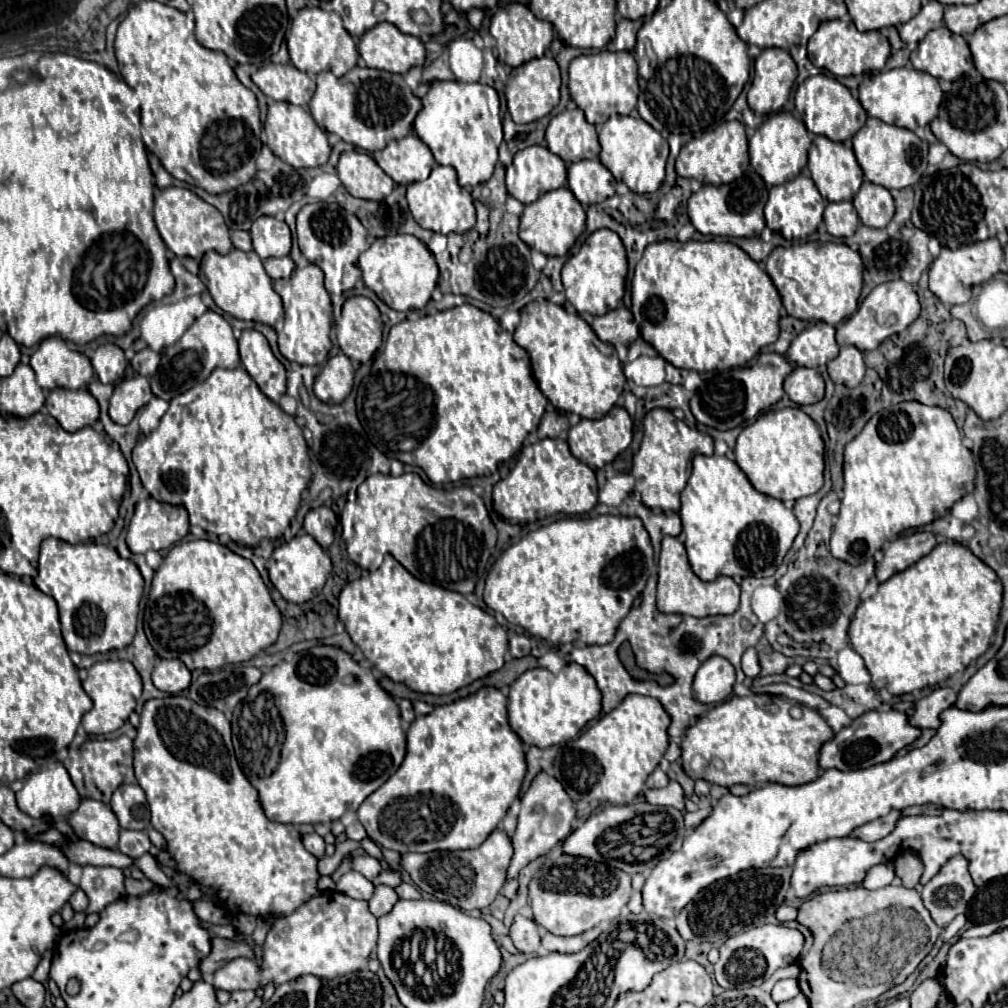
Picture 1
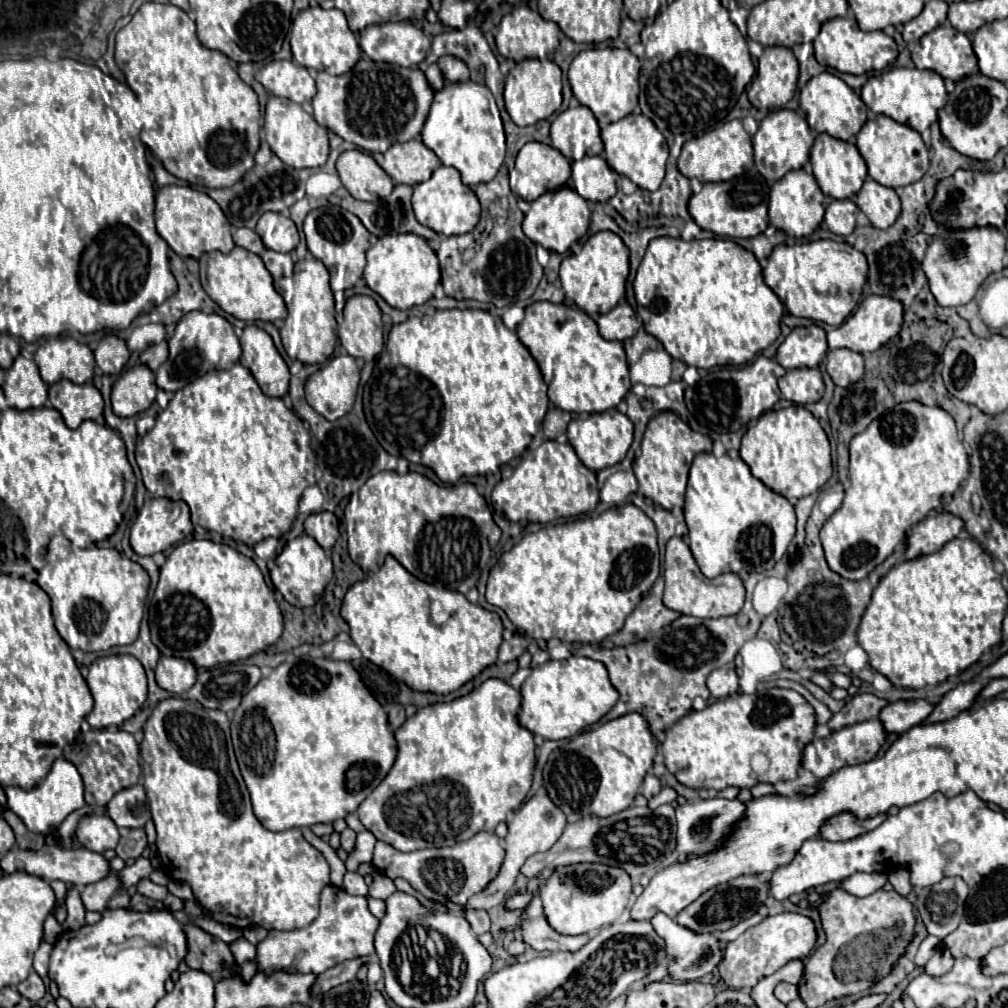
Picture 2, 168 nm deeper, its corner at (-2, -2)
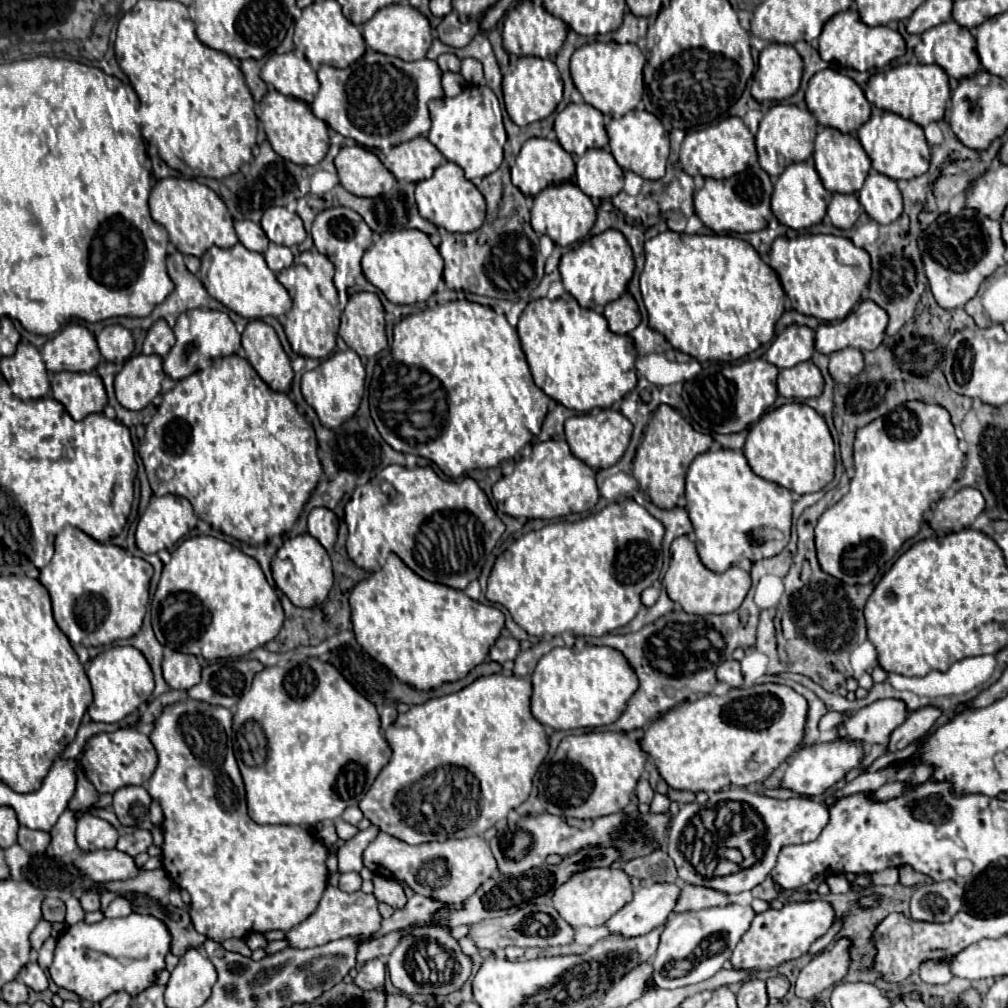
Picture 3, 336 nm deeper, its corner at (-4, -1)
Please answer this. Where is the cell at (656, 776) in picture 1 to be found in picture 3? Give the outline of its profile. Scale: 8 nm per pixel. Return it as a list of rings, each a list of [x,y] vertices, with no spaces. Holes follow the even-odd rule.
[[[641,779],[639,785],[637,785],[637,797],[639,797],[639,801],[641,801],[641,803],[651,803],[653,795],[655,795],[655,791],[653,791],[653,787],[649,785],[649,781],[647,781],[647,779]]]

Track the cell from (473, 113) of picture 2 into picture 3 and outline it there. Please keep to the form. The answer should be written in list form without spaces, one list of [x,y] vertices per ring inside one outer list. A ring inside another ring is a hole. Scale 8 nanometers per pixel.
[[[467,85],[457,97],[443,97],[429,103],[431,113],[431,131],[427,139],[445,155],[445,159],[457,163],[467,179],[477,179],[491,175],[499,169],[503,161],[503,147],[497,143],[493,135],[495,127],[495,113],[491,107],[491,93],[489,87],[483,85]]]

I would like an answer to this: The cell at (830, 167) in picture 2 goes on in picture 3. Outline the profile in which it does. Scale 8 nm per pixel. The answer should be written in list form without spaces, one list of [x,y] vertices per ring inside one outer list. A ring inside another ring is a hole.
[[[823,127],[815,139],[815,169],[823,181],[823,187],[831,193],[857,193],[863,187],[863,181],[871,169],[871,161],[857,139],[851,135],[839,133],[837,129]]]

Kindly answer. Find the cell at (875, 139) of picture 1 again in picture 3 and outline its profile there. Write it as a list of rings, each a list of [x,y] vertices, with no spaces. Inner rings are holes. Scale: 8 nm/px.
[[[877,111],[857,131],[857,135],[859,135],[859,141],[865,149],[865,153],[871,159],[873,169],[879,171],[881,175],[887,175],[887,177],[899,181],[899,179],[913,179],[913,177],[927,173],[929,159],[931,159],[929,145],[925,141],[923,129],[919,125],[915,125],[913,121],[903,119],[889,111]]]

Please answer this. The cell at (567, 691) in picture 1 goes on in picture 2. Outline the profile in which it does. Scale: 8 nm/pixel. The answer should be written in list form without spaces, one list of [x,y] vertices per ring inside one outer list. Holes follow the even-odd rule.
[[[571,656],[567,660],[549,660],[533,668],[521,686],[521,696],[519,722],[545,740],[563,740],[575,736],[585,726],[599,722],[615,706],[619,692],[611,684],[603,662],[585,656]]]

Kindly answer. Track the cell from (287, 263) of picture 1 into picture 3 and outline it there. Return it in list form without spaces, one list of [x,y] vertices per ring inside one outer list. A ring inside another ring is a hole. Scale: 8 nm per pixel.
[[[271,243],[263,255],[265,255],[265,261],[273,273],[279,273],[281,269],[287,269],[293,265],[293,253],[289,247]]]

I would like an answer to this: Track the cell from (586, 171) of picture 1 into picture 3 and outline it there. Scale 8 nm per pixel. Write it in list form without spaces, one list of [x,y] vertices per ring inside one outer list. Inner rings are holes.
[[[589,149],[577,159],[577,185],[591,199],[609,199],[623,189],[623,169],[603,149]]]

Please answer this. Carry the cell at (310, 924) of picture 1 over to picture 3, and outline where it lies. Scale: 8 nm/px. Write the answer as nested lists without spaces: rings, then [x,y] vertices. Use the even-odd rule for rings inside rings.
[[[327,887],[323,893],[323,899],[319,903],[319,909],[307,917],[307,921],[299,923],[295,929],[287,933],[289,947],[295,949],[309,949],[309,947],[319,947],[329,941],[345,939],[345,937],[373,937],[381,929],[381,915],[377,911],[377,899],[373,895],[367,895],[363,891],[355,893],[345,893],[339,887]]]

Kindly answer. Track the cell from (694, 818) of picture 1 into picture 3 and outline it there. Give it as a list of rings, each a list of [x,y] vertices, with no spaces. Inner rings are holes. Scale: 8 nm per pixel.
[[[733,787],[733,789],[711,793],[705,807],[699,803],[681,805],[681,809],[673,817],[671,829],[669,829],[669,857],[675,861],[679,877],[683,881],[687,881],[691,885],[703,885],[703,887],[711,887],[711,889],[719,889],[729,895],[735,895],[735,893],[749,891],[755,885],[763,883],[765,877],[775,867],[779,851],[785,845],[799,845],[799,843],[815,841],[815,837],[819,837],[819,833],[827,827],[827,823],[829,823],[829,809],[823,803],[815,803],[807,797],[779,801],[779,799],[769,799],[769,797],[751,793],[743,787]],[[709,831],[713,831],[713,837],[717,837],[717,839],[713,839],[715,843],[737,849],[741,853],[745,851],[743,859],[747,857],[749,863],[741,865],[741,869],[737,873],[729,873],[729,875],[721,875],[721,877],[701,875],[697,871],[697,867],[691,863],[691,853],[693,851],[709,851]]]

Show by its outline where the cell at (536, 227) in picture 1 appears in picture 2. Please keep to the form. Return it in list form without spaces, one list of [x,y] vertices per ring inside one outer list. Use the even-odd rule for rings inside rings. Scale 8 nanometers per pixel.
[[[559,188],[555,192],[545,192],[541,194],[541,198],[531,202],[529,212],[525,214],[523,220],[523,232],[539,246],[565,254],[571,244],[575,244],[577,240],[581,240],[587,234],[589,228],[589,206],[587,200],[581,198],[573,188]]]

